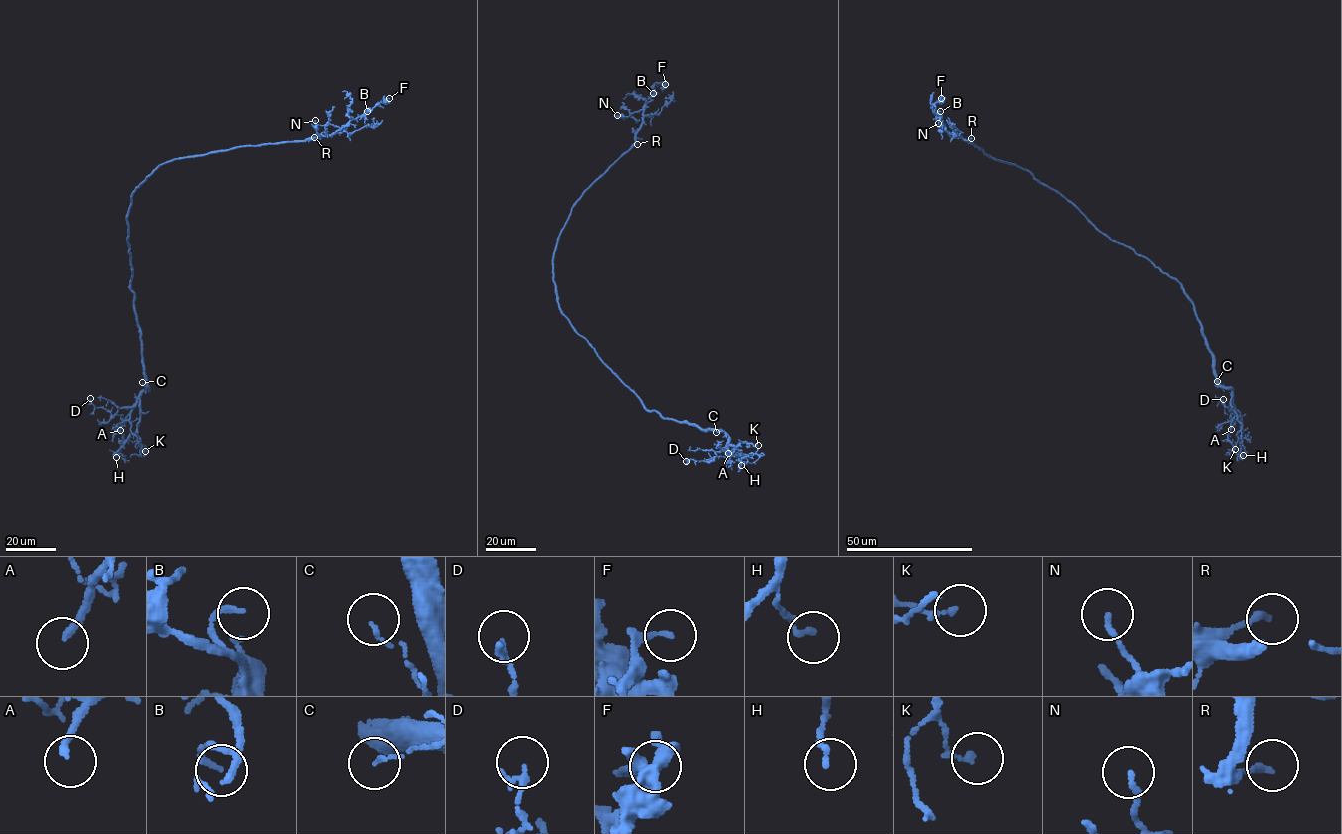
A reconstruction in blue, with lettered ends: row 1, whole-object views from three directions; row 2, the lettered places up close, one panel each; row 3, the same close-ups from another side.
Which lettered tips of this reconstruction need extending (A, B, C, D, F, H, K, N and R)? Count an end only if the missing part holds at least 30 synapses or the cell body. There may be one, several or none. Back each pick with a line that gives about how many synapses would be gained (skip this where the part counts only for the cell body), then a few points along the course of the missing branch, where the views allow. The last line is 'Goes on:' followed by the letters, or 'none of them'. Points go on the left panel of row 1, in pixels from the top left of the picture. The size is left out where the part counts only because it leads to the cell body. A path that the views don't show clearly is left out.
A: 70 synapses; course (120, 430), (118, 443), (120, 448), (127, 451)
Goes on: A

